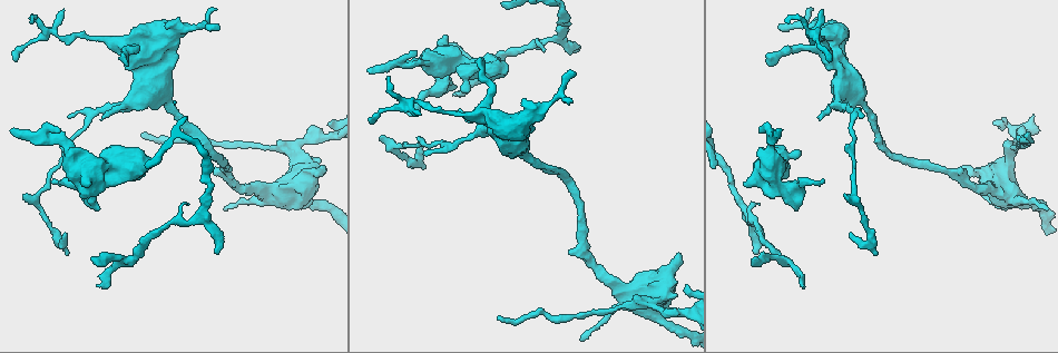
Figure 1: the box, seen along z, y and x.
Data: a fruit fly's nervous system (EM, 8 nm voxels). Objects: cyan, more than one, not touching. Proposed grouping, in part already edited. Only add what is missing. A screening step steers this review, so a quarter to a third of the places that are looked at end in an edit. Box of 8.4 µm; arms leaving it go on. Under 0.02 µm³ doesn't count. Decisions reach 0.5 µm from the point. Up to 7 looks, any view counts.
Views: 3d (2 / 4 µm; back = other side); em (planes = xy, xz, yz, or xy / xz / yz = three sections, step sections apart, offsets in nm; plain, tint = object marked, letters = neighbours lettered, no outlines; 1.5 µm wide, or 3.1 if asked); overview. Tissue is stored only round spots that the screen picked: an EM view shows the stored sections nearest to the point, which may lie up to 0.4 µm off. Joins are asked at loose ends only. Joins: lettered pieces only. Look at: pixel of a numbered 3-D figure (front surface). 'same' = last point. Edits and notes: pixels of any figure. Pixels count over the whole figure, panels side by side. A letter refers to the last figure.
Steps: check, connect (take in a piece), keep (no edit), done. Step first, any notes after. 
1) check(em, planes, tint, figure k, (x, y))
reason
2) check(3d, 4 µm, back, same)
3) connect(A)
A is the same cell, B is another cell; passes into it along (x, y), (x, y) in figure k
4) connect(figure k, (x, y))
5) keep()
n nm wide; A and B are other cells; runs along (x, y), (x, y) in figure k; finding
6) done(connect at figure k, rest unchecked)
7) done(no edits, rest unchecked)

check(em, xz, step 4, plain, figure 1, (127, 60))
tapers out

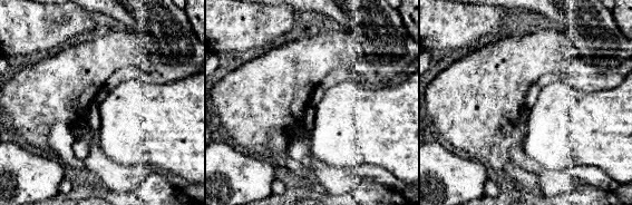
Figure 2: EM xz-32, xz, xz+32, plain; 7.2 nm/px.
check(em, xz, step 4, letters, same)
what lies round it

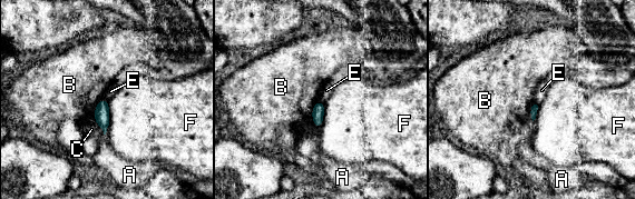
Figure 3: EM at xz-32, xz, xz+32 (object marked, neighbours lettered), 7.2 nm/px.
keep()
F touches over 240 nm; A, B, C, E and F are other cells; border along (108, 101), (108, 128), (105, 135) in figure 3; no lettered piece goes on from it

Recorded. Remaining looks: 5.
check(em, planes, letters, figure 1, (752, 259))

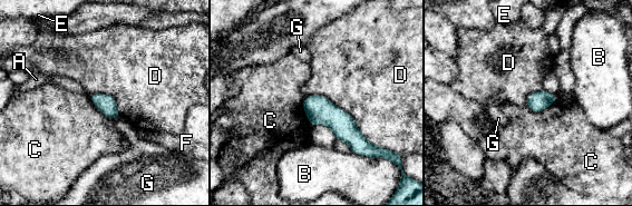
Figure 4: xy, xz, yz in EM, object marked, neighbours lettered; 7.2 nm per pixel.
keep()
140 nm wide; A, B, C, D, E, F and G are other cells; border along (305, 96), (343, 109), (378, 147) in figure 4; none of them fits

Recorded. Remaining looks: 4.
check(em, planes, letters, figure 1, (1024, 136))
tapers out

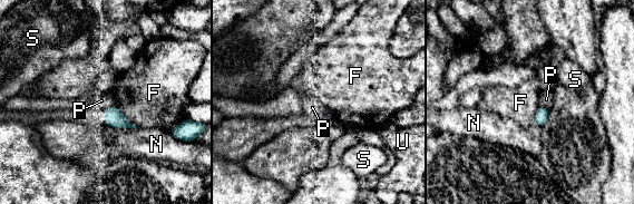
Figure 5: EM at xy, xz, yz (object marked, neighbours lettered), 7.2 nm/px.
keep()
F, N, P, S and U are other cells; no lettered piece goes on from it

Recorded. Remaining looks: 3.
done(no edits, rest unchecked)

